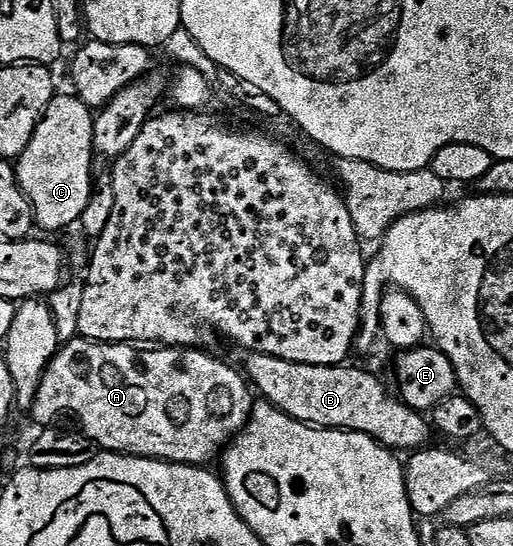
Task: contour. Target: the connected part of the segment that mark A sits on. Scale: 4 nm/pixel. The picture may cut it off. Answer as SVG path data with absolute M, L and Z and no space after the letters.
M78 335L73 340L64 342L53 358L49 360L49 365L46 367L44 375L41 376L31 416L38 421L38 426L49 427L56 422L53 421L56 417L70 413L81 424L78 425L80 432L86 433L102 450L111 453L123 453L130 457L151 457L154 461L171 461L174 465L208 466L213 463L209 461L215 460L216 457L218 460L222 450L232 445L244 433L245 426L248 425L249 419L253 415L255 404L254 390L244 372L240 368L232 369L227 362L220 361L219 358L212 357L209 353L212 352L201 347L183 349L180 347L138 347L133 343L115 345L103 341L86 341L84 337Z

